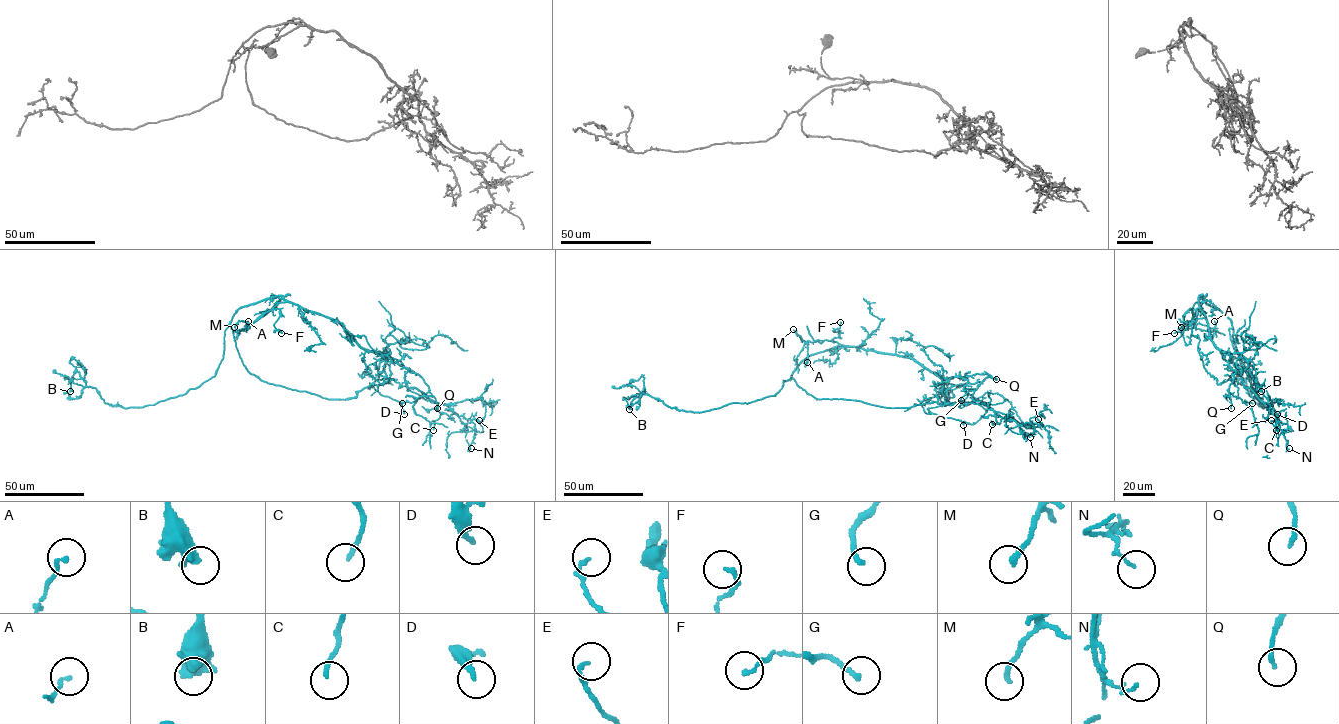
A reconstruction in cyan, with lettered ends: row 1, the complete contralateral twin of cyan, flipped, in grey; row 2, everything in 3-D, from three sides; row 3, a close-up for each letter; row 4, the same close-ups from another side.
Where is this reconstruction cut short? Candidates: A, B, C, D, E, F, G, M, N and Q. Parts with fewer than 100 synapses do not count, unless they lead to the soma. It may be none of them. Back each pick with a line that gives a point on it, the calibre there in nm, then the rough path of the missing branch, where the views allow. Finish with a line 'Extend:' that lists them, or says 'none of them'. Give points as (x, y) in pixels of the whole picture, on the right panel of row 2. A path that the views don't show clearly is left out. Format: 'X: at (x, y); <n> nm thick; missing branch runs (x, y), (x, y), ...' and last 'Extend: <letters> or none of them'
Extend: none of them

